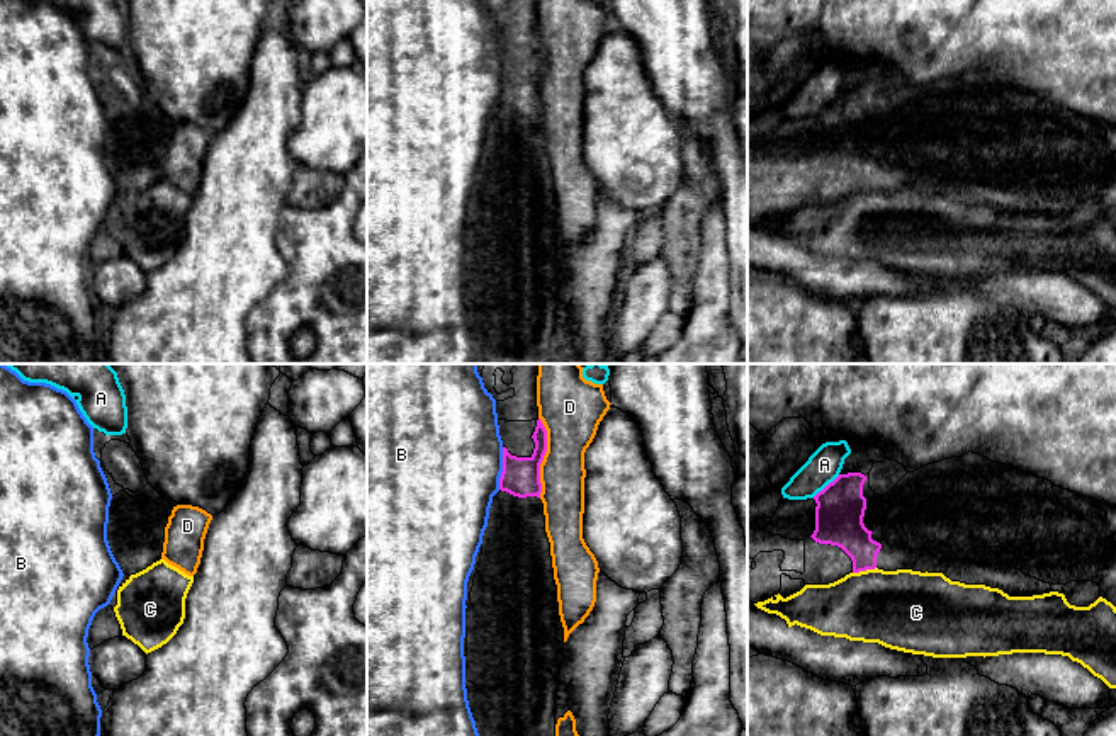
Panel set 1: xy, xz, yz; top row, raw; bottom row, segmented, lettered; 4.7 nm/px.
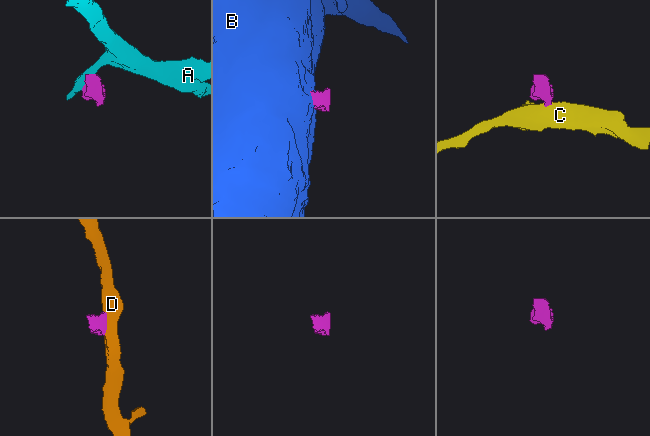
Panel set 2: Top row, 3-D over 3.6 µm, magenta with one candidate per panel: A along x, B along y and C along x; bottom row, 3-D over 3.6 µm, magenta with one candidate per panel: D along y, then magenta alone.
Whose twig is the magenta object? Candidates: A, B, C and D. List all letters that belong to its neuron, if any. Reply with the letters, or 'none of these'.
none of these

